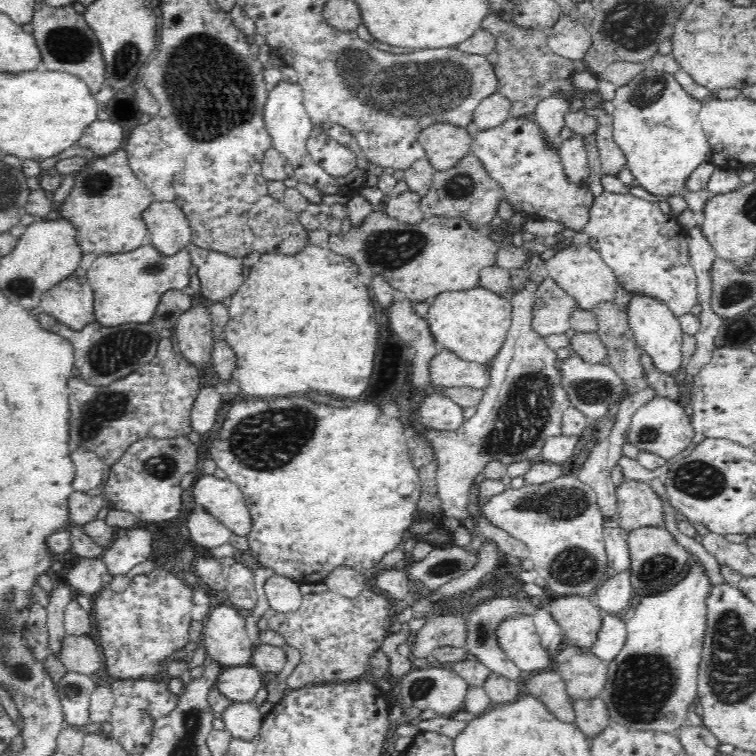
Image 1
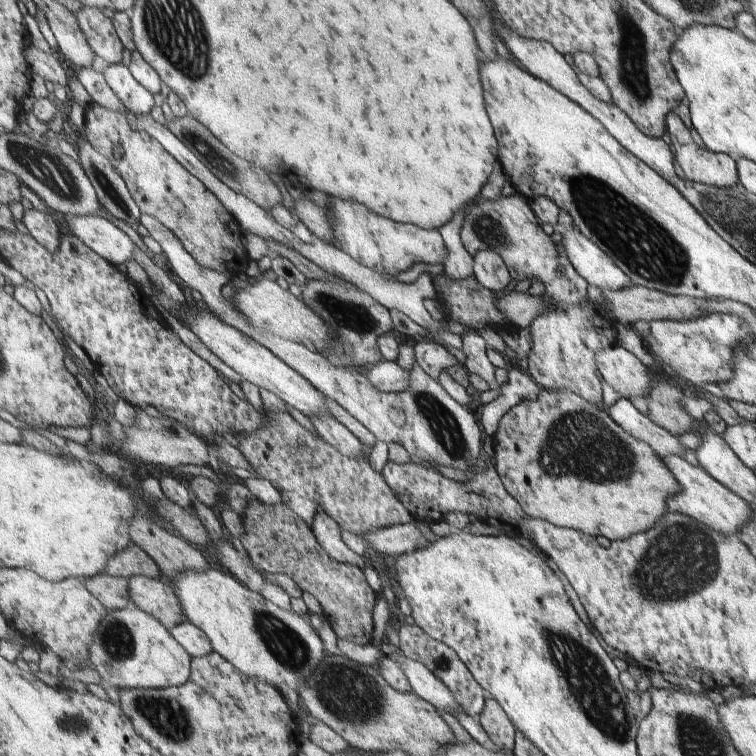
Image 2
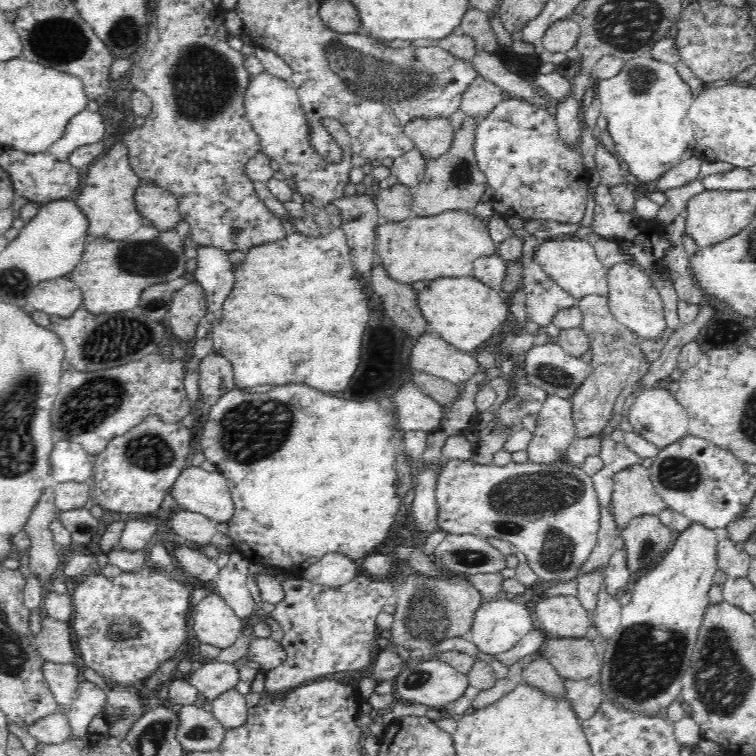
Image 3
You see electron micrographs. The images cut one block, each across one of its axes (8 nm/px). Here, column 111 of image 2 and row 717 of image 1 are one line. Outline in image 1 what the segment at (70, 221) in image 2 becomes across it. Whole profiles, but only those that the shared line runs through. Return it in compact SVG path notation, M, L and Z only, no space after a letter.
M253 700L250 702L231 701L222 712L223 726L236 739L254 738L260 730L262 718L263 713Z

